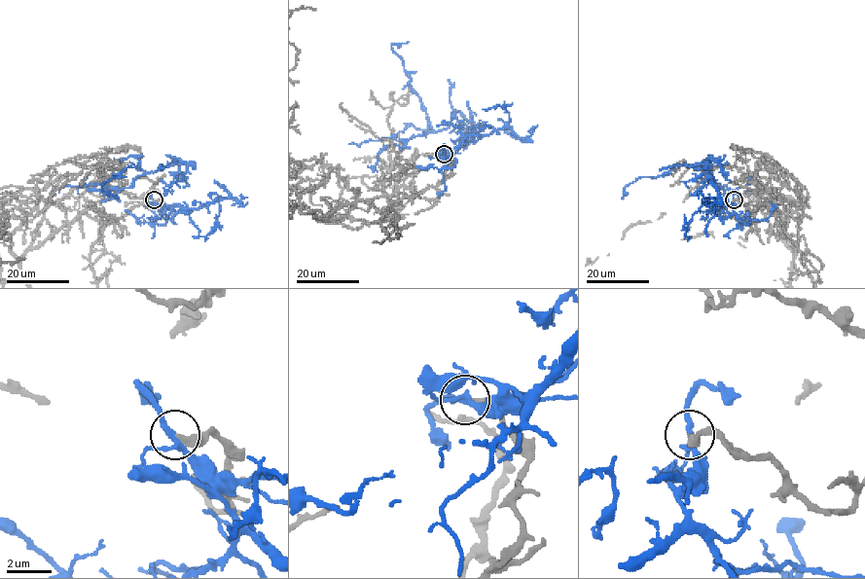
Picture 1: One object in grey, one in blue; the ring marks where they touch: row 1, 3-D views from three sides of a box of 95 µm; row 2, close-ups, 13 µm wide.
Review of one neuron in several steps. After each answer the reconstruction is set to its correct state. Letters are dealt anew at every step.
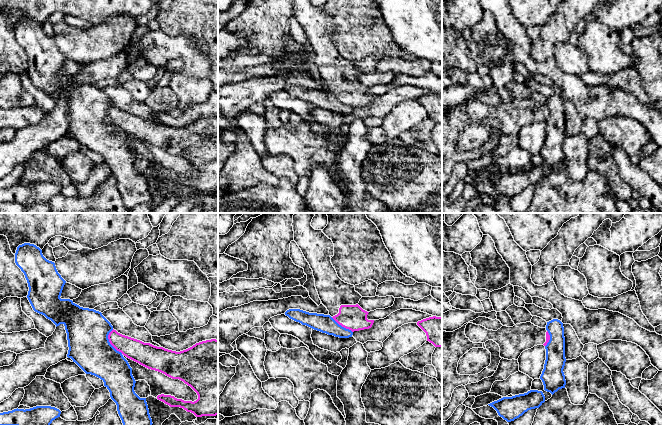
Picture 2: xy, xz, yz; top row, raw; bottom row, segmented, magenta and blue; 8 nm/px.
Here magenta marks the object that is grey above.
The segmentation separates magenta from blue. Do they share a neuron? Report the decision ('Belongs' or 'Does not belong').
Does not belong

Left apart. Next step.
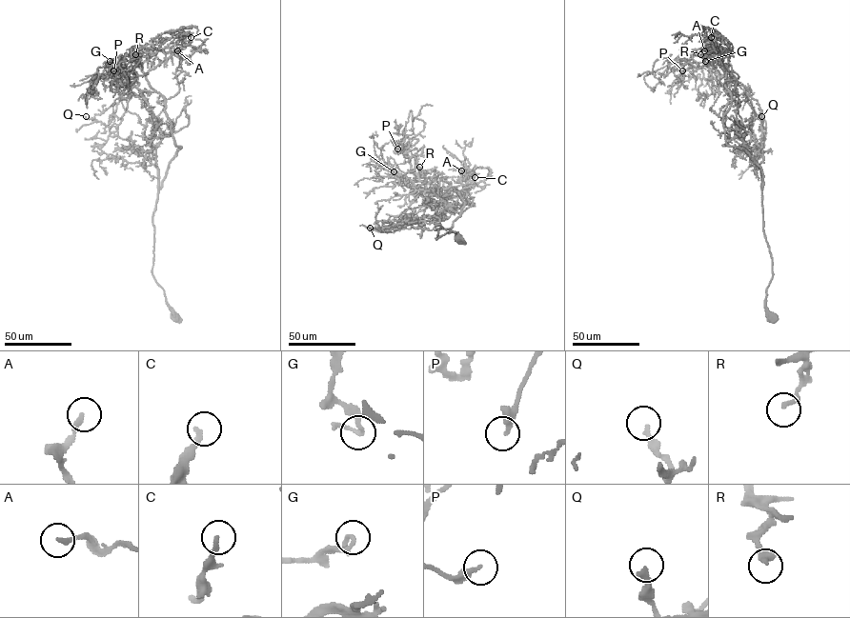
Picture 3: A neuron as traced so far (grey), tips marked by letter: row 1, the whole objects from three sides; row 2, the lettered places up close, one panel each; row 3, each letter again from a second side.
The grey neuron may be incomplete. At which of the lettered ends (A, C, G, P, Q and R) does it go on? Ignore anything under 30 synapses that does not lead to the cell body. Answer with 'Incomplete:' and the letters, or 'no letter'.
Incomplete: A

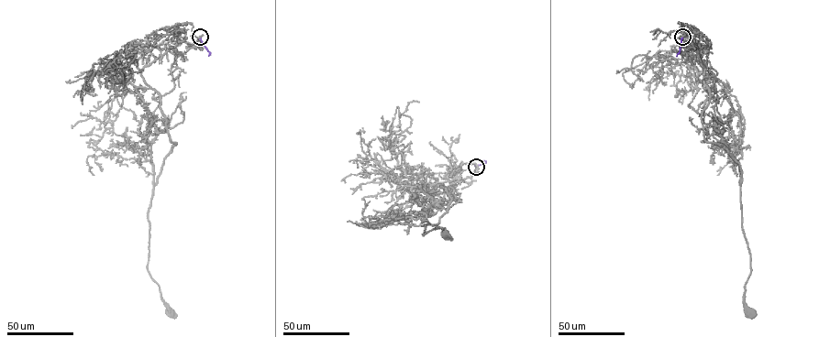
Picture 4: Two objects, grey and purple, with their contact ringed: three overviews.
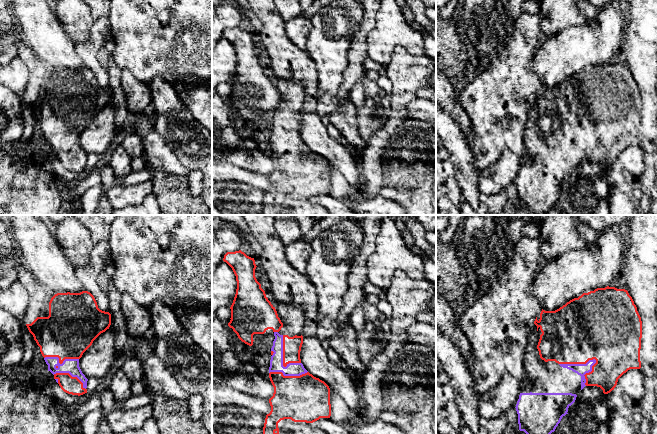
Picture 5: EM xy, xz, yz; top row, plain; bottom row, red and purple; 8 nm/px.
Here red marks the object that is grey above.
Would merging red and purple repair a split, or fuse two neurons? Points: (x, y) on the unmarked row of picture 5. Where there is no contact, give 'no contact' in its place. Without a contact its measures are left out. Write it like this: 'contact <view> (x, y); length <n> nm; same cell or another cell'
contact yz (577, 139); length 300 nm; same cell

